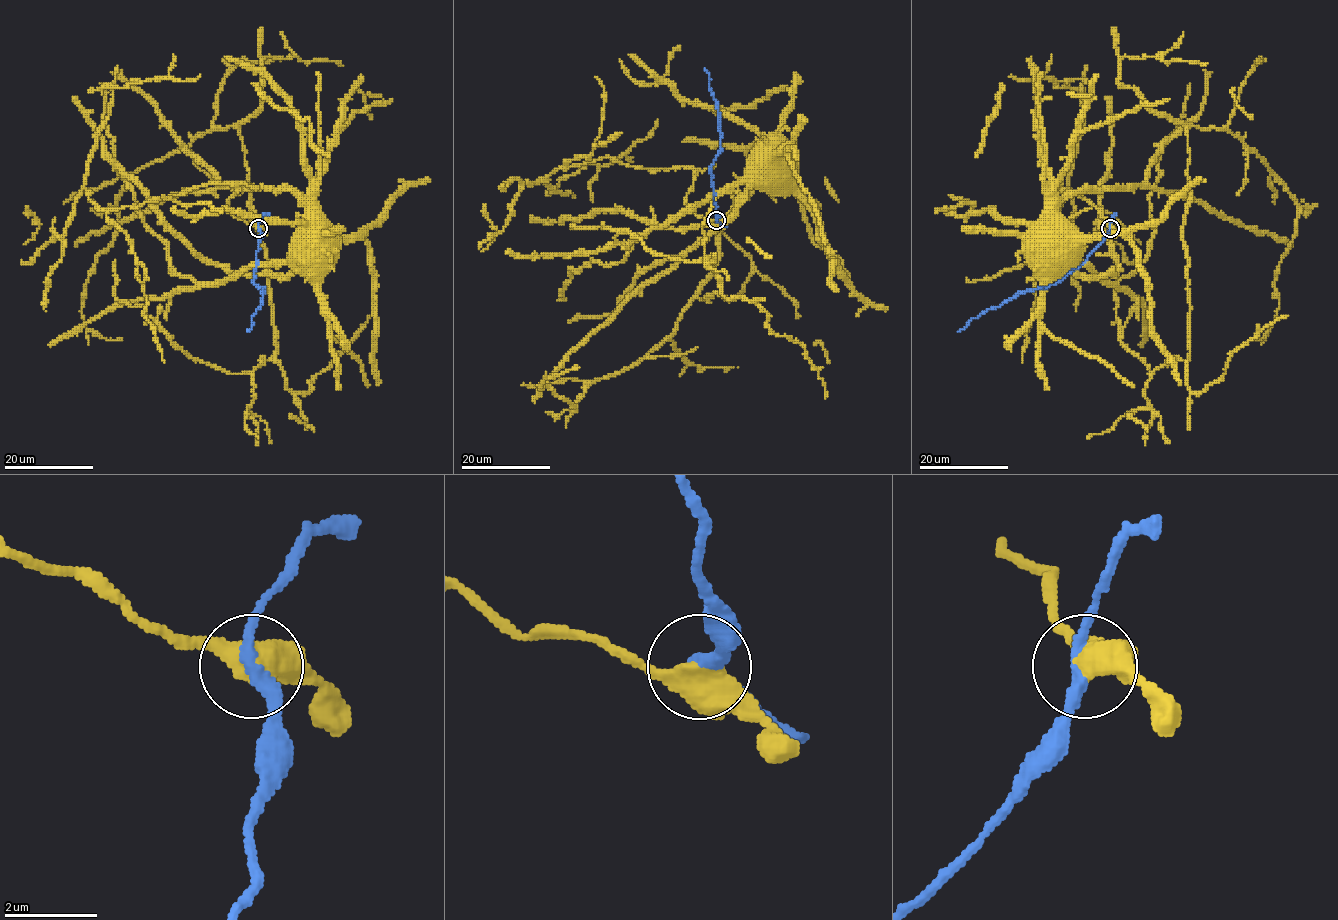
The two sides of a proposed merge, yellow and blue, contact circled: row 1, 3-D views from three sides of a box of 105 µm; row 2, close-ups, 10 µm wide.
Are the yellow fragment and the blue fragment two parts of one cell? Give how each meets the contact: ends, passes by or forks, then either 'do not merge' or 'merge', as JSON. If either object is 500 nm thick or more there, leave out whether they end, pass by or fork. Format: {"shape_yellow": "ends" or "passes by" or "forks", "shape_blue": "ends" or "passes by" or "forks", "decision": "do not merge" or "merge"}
{"decision": "do not merge"}

